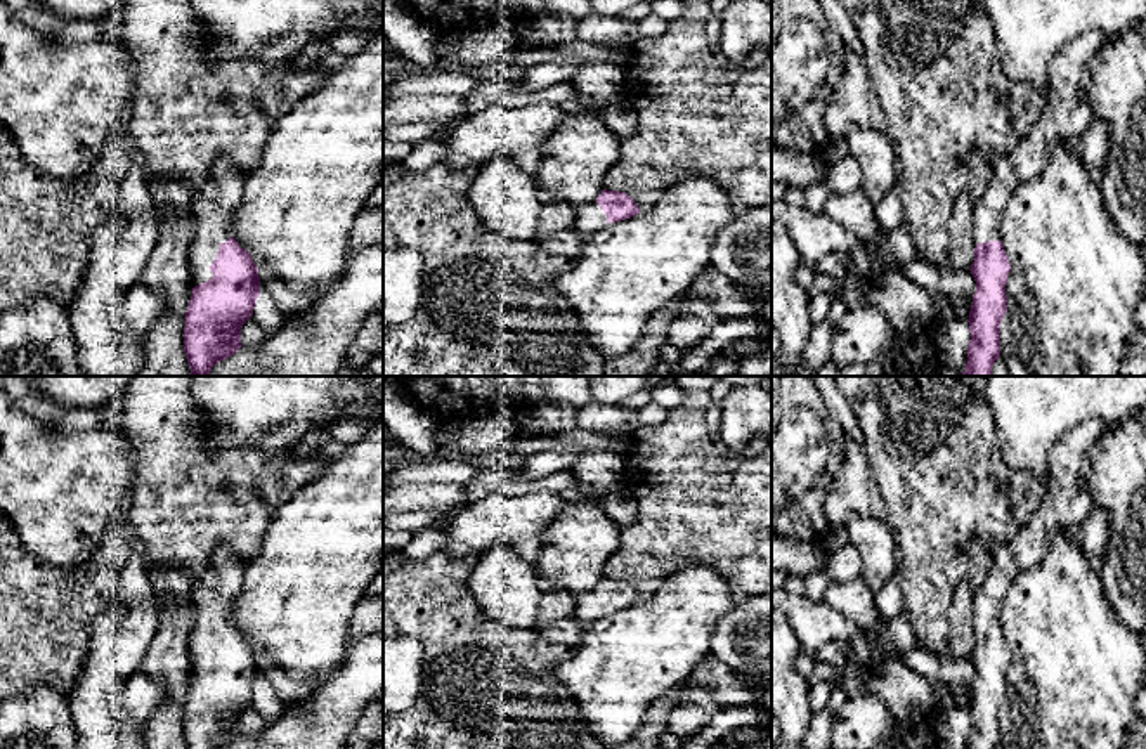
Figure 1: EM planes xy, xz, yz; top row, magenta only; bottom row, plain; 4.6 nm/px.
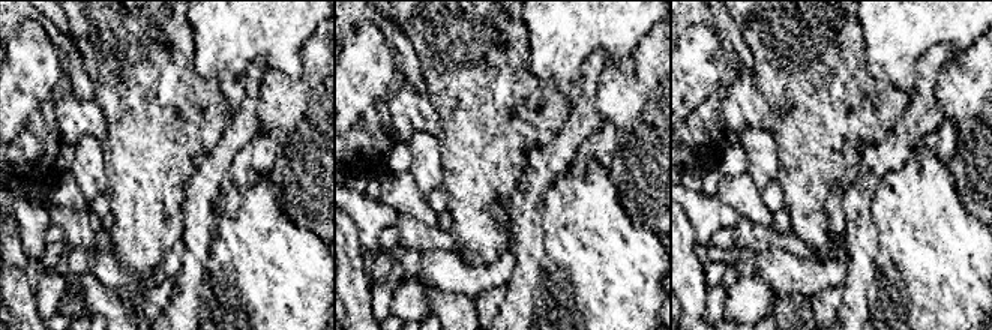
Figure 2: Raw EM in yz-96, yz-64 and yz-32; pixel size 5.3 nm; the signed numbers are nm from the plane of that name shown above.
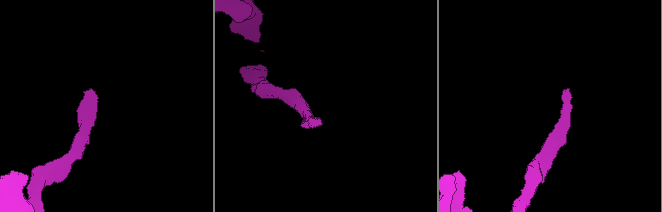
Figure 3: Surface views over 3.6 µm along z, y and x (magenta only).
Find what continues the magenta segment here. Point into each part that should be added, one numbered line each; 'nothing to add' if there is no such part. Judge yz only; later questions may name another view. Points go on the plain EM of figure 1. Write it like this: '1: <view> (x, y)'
1: yz (1067, 503)

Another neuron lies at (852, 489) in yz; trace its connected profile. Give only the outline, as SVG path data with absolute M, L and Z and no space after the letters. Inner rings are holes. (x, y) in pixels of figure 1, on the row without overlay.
M848 433L844 439L844 459L834 477L824 503L824 513L830 525L846 525L853 513L888 518L884 499L869 472L865 449Z

